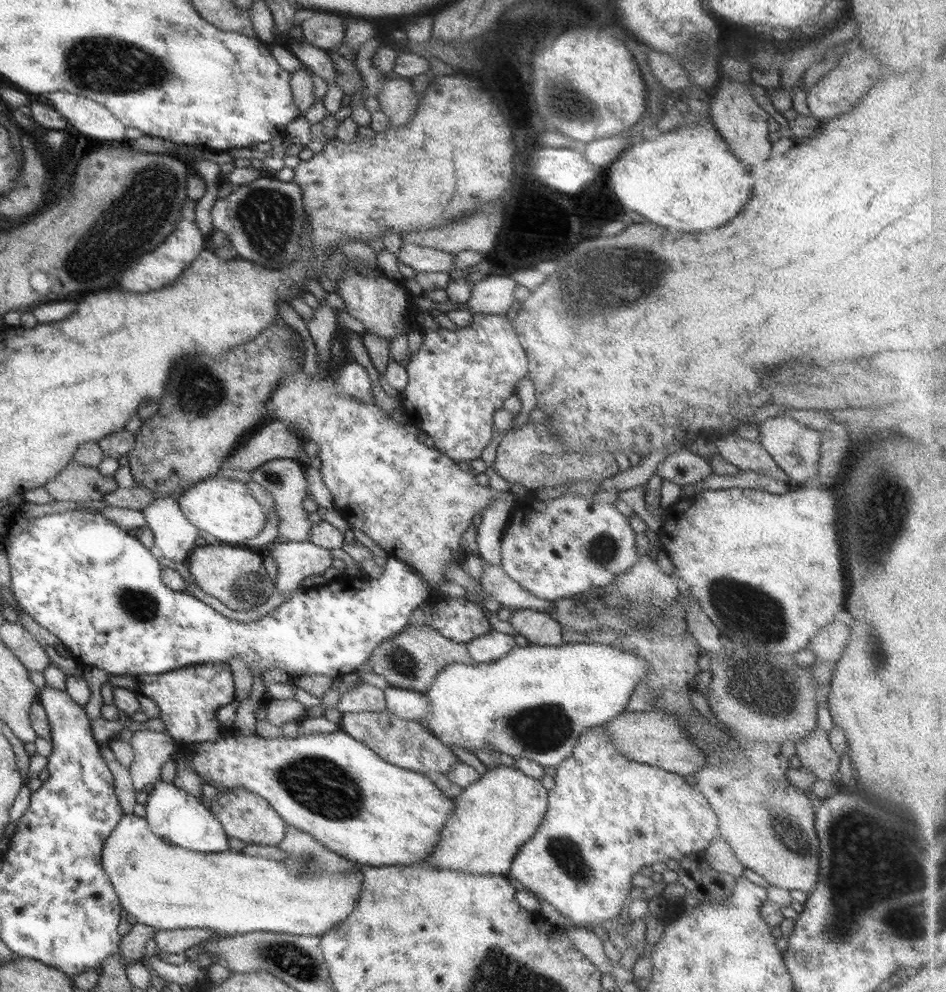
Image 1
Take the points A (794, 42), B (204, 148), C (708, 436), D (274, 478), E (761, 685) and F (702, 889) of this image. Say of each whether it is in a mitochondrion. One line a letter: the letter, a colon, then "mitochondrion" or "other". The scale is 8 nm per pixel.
A: other
B: other
C: other
D: mitochondrion
E: mitochondrion
F: other

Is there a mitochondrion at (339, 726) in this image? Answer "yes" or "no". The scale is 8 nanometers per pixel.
no

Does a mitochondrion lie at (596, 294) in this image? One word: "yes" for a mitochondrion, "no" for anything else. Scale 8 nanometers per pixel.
yes

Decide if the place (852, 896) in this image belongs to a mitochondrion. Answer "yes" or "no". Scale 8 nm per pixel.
yes

